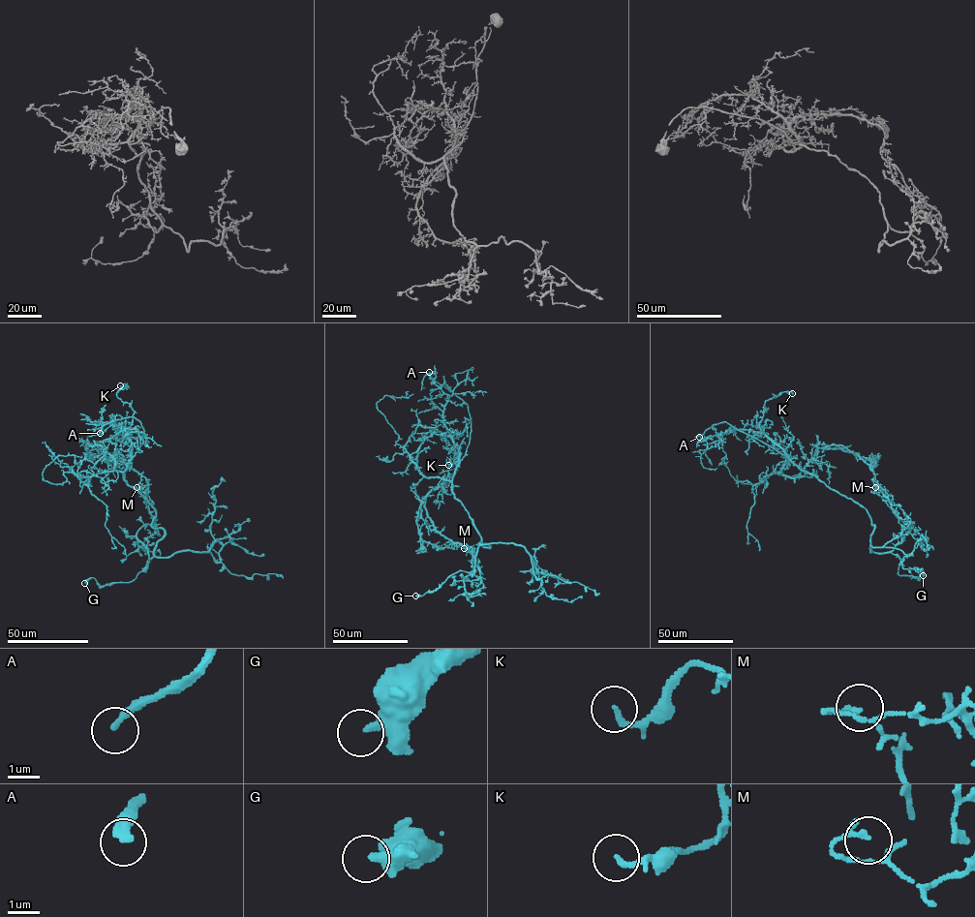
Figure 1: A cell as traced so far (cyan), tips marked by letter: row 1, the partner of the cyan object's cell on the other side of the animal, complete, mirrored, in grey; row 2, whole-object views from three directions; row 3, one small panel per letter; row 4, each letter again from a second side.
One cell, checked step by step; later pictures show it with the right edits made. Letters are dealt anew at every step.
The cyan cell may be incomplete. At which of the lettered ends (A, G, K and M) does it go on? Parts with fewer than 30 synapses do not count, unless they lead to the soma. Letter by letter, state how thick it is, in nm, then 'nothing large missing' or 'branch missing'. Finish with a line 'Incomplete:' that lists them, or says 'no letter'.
A: calibre 320 nm; branch missing
G: calibre 380 nm; nothing large missing
K: calibre 170 nm; nothing large missing
M: calibre 170 nm; nothing large missing
Incomplete: A

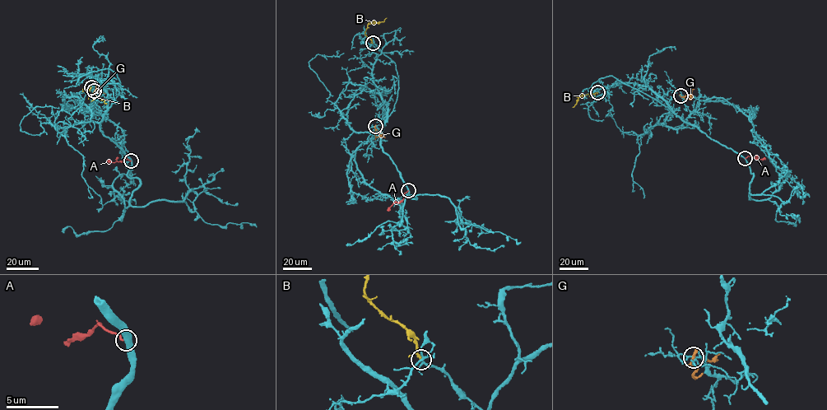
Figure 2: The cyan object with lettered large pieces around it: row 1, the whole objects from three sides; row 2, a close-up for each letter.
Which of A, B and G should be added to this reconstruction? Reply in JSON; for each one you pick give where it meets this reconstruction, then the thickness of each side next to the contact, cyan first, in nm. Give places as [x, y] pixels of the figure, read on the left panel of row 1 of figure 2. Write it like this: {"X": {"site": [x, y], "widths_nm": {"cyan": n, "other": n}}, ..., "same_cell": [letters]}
{"B": {"site": [91, 87], "widths_nm": {"cyan": 160, "other": 160}}, "same_cell": ["B"]}

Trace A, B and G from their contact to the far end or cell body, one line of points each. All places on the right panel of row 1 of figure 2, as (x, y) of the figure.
A: (745, 158), (748, 156), (758, 160), (764, 158)
B: (597, 92), (580, 96), (572, 107)
G: (680, 95), (690, 100), (691, 90), (694, 89)

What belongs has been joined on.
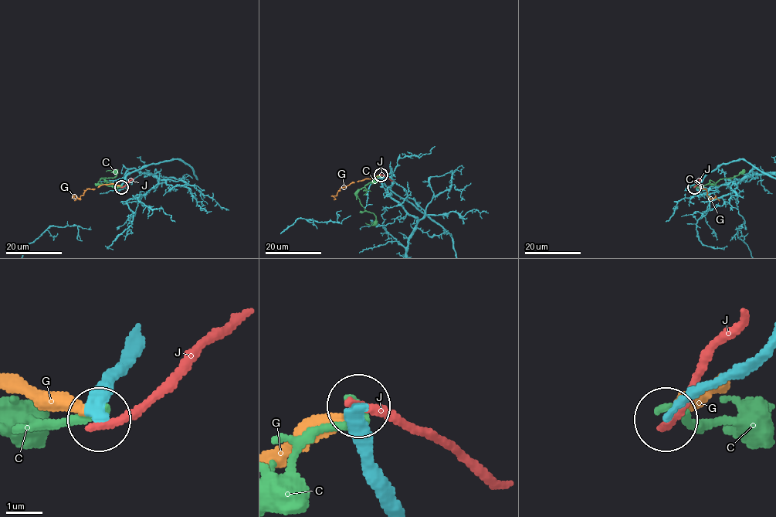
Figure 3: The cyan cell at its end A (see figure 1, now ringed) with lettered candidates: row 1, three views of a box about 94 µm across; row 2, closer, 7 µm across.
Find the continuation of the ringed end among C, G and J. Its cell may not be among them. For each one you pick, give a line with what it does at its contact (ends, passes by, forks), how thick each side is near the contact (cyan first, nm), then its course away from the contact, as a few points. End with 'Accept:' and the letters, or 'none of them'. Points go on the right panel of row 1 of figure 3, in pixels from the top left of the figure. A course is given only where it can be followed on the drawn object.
Accept: none of them

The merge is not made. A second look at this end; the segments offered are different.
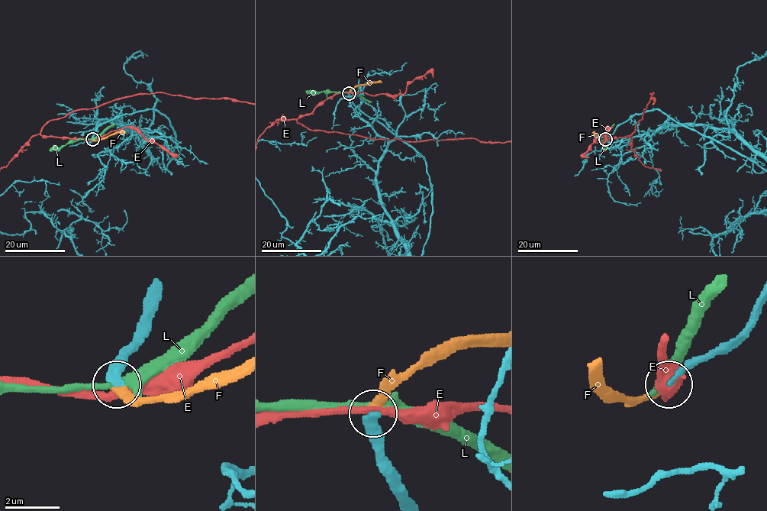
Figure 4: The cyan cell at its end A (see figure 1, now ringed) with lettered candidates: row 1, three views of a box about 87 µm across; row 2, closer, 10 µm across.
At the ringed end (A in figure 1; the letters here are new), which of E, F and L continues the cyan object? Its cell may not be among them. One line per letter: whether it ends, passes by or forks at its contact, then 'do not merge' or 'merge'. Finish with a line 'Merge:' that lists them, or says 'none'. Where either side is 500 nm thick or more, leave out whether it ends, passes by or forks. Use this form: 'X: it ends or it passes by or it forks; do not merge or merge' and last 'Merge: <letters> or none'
E: it passes by; do not merge
F: it ends; merge
L: it passes by; do not merge
Merge: F

